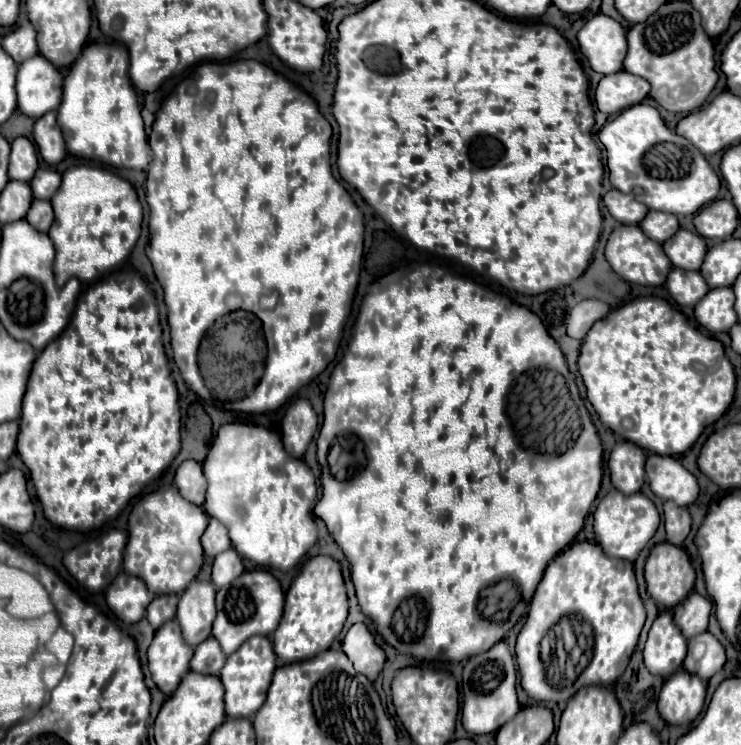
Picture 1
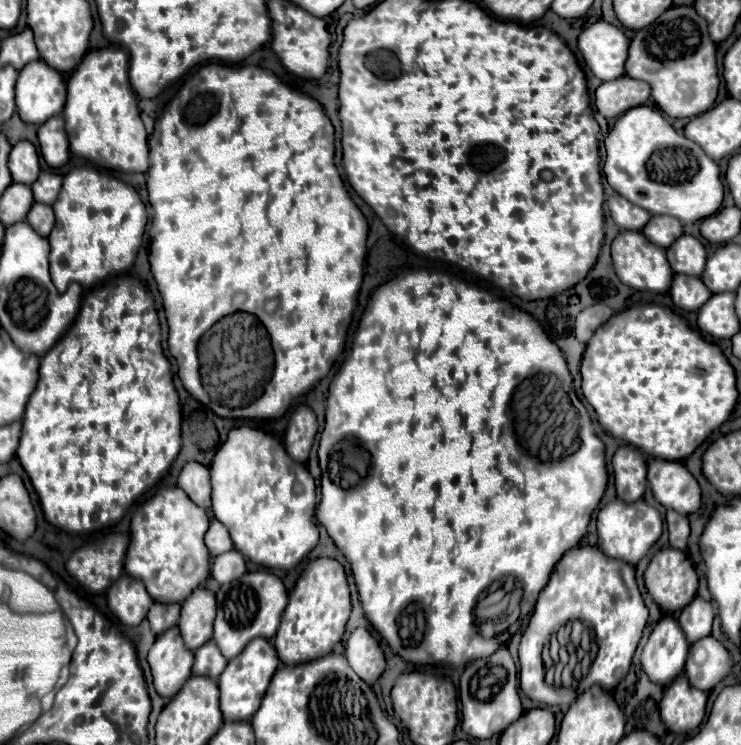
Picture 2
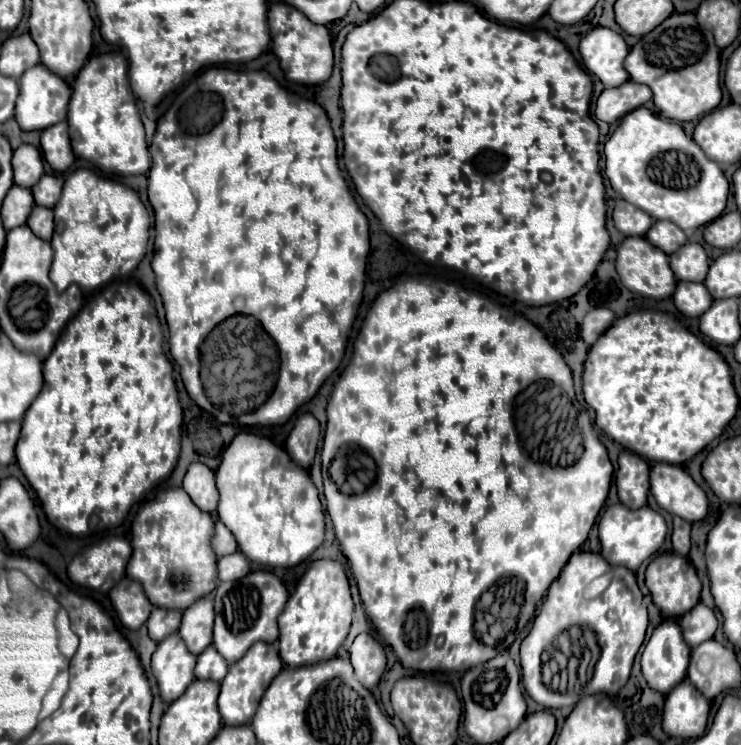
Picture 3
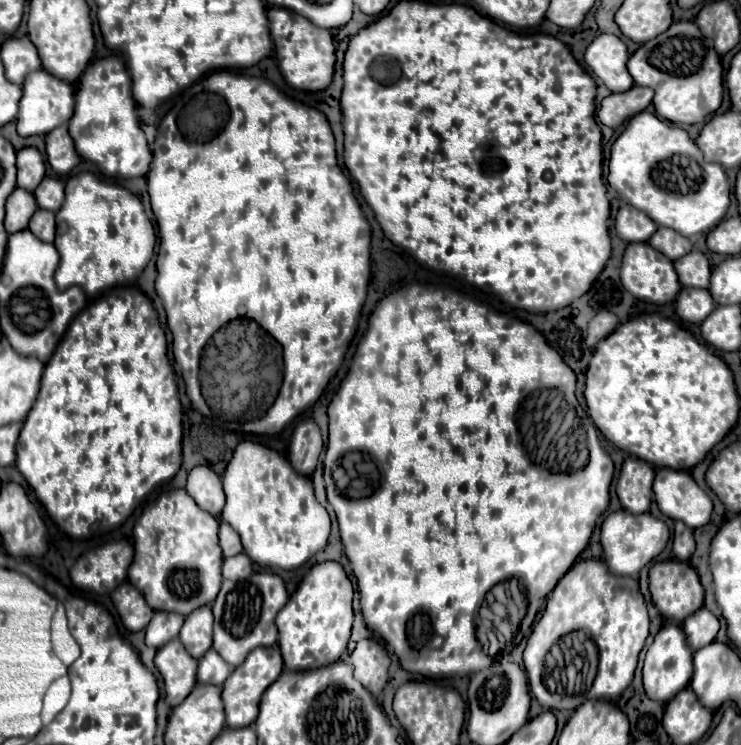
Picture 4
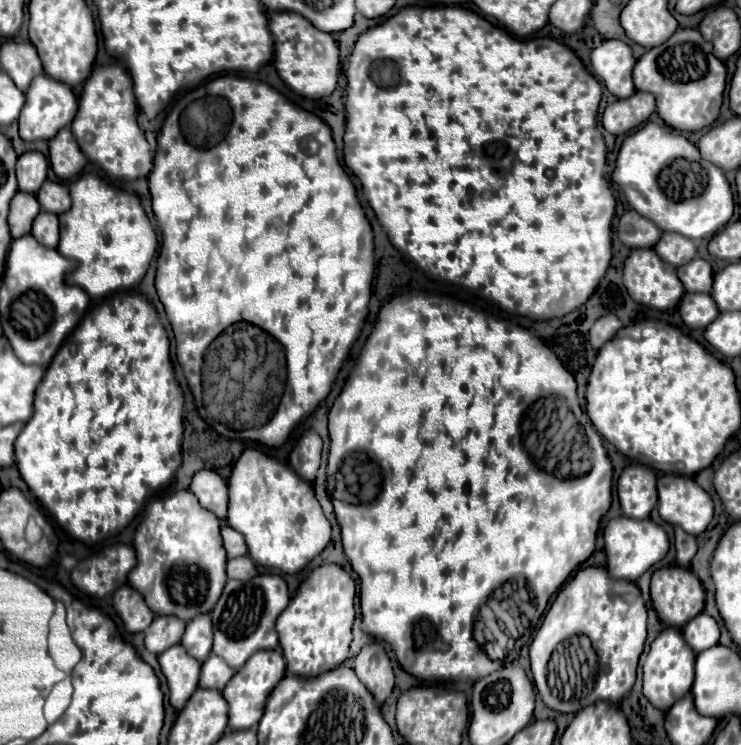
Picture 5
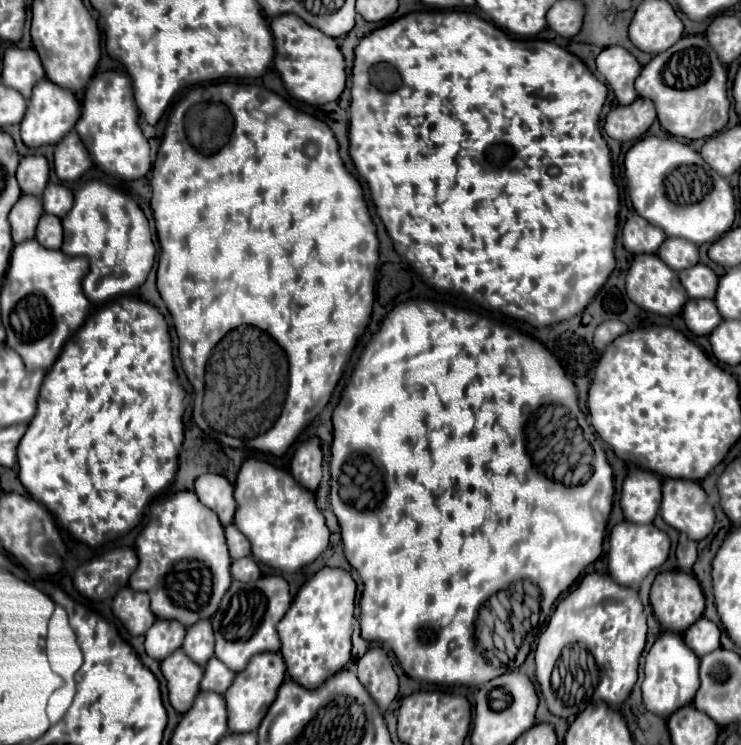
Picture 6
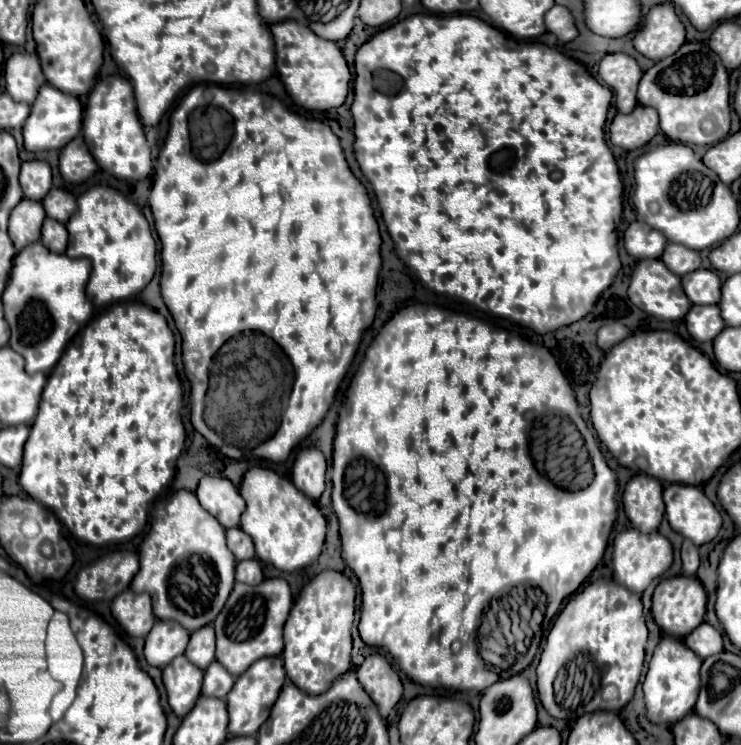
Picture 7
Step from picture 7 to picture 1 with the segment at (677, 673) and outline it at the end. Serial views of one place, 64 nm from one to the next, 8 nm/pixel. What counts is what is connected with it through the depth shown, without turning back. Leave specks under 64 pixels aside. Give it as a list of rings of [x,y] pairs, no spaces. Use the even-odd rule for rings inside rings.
[[[664,610],[652,624],[646,646],[644,646],[644,666],[650,674],[668,678],[682,668],[688,650],[688,640],[676,628],[672,612]]]

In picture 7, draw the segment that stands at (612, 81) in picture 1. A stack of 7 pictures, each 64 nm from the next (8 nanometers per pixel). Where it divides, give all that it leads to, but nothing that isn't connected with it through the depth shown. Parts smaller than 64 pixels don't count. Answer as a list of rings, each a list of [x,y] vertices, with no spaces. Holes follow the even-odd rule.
[[[636,106],[632,114],[616,114],[610,124],[610,142],[624,150],[640,150],[660,132],[658,112],[654,108]]]

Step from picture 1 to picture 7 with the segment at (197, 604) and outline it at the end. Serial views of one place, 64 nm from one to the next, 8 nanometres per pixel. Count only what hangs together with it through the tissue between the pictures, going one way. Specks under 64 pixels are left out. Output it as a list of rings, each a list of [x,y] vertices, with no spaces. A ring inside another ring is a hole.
[[[212,624],[196,630],[192,636],[190,636],[190,642],[188,642],[188,648],[186,648],[186,656],[192,664],[196,664],[200,670],[208,668],[208,664],[212,664],[214,658],[214,648],[216,648],[216,638],[214,638],[214,628]]]

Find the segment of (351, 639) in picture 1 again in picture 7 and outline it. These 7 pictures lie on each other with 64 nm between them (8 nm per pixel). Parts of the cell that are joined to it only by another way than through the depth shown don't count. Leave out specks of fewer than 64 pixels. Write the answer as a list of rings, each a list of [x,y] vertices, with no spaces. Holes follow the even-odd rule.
[[[380,654],[368,656],[362,666],[356,670],[356,678],[372,698],[372,702],[378,706],[378,712],[382,718],[388,718],[392,708],[402,698],[402,682],[398,674],[390,668],[388,660]]]

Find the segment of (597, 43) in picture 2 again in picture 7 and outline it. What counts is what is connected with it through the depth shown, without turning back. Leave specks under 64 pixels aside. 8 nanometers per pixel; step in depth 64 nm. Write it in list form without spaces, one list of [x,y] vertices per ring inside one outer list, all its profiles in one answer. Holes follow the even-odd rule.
[[[606,54],[598,68],[604,84],[616,94],[618,112],[628,114],[636,108],[636,90],[642,76],[638,62],[626,54]]]

